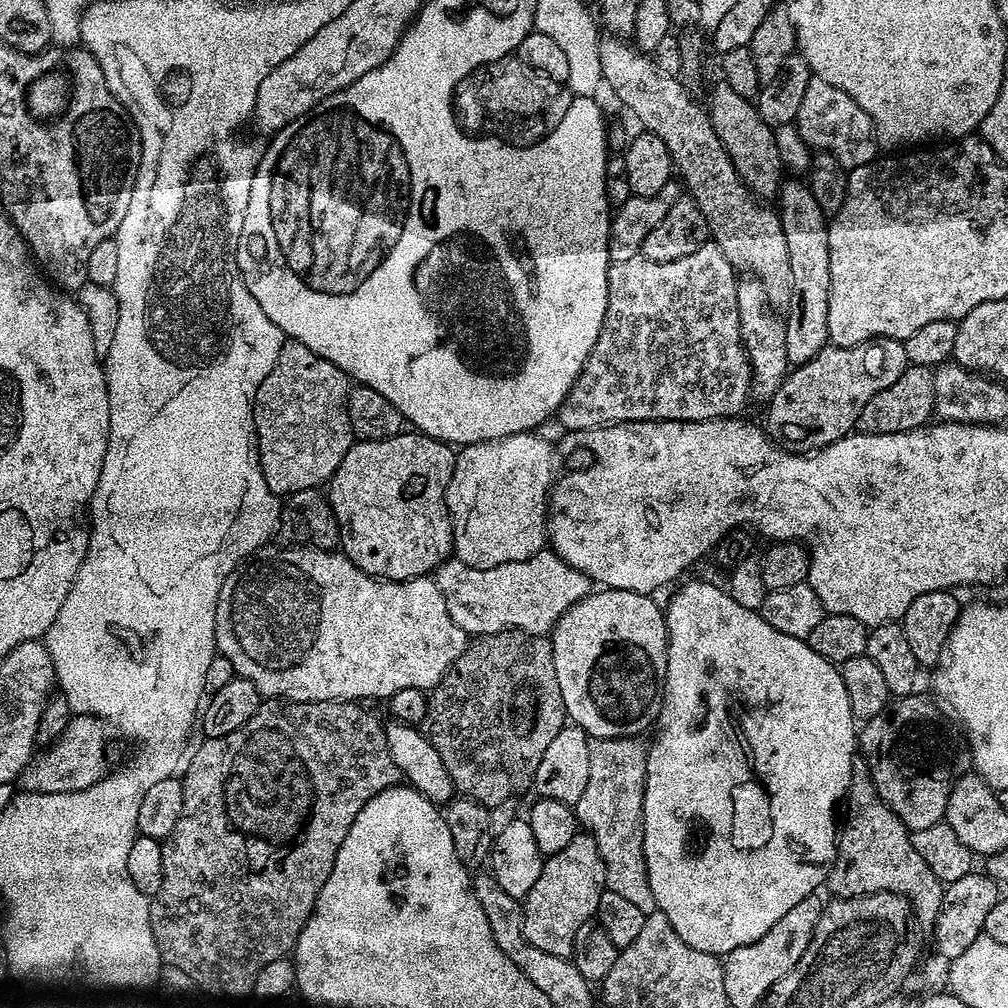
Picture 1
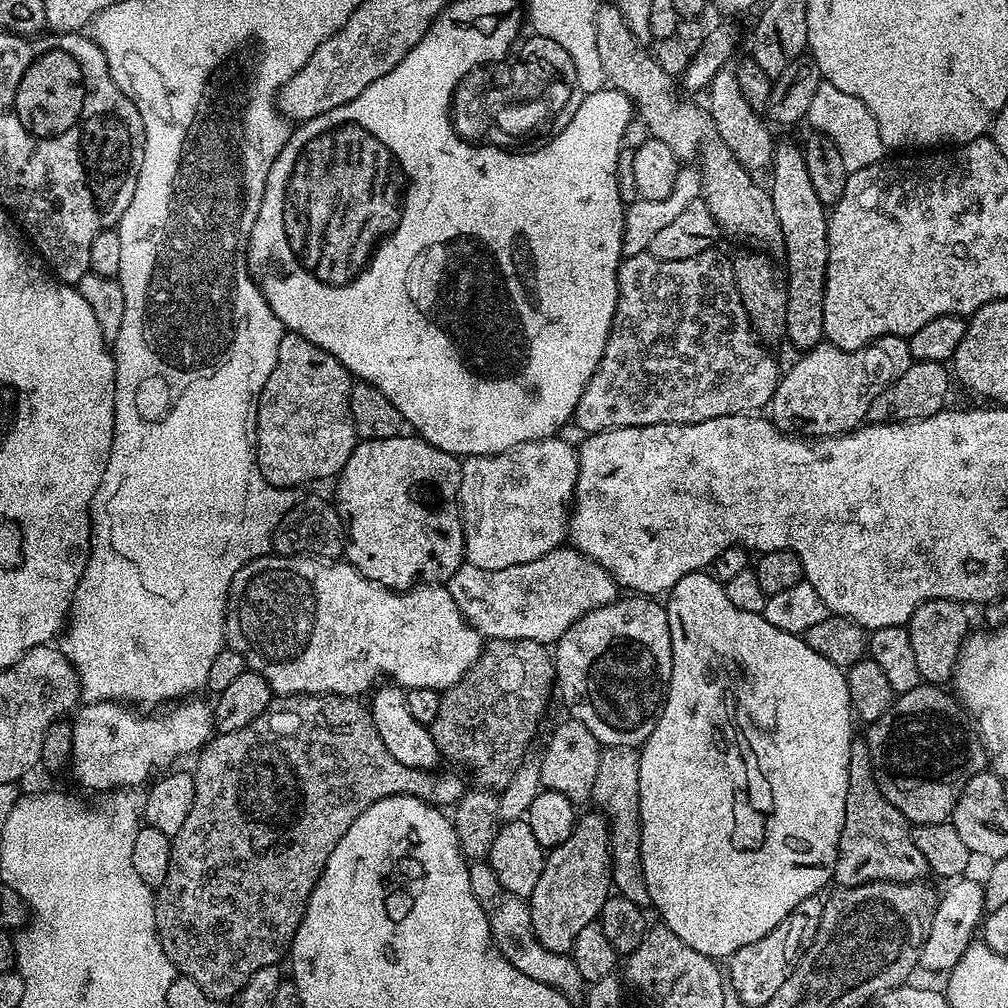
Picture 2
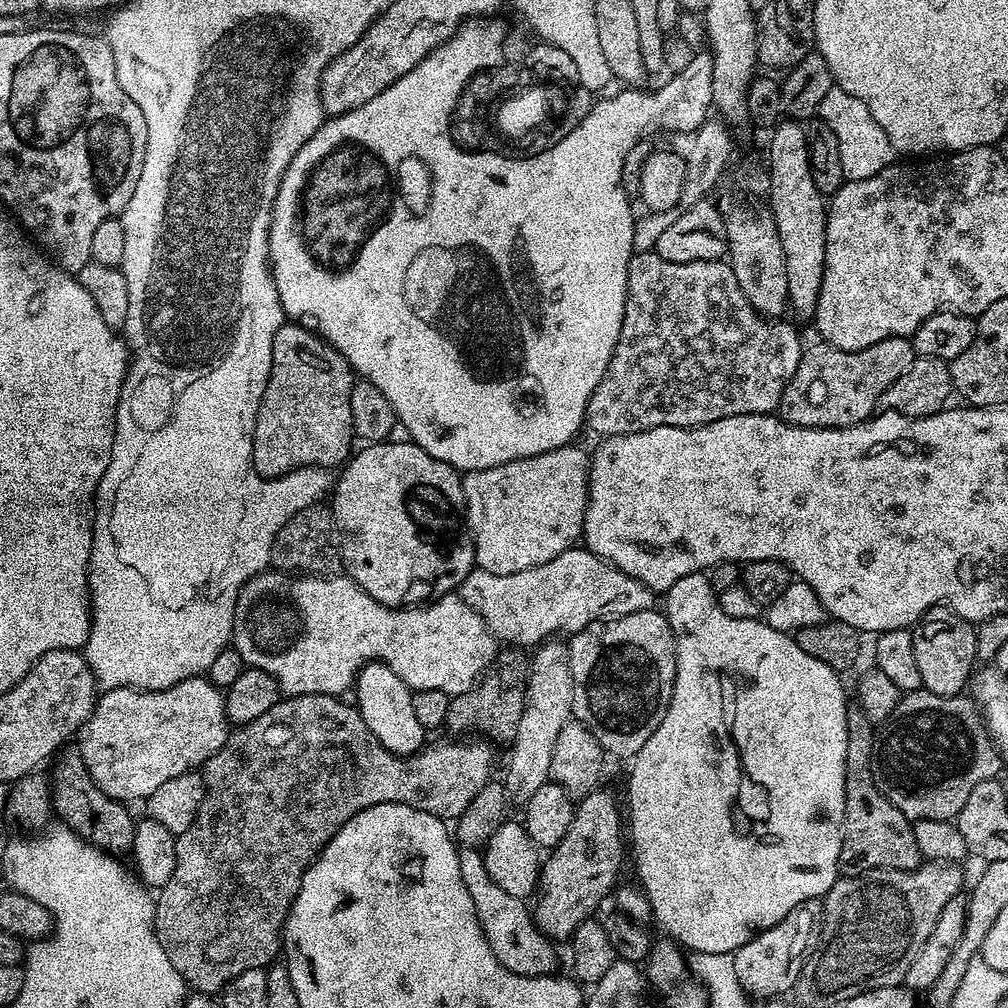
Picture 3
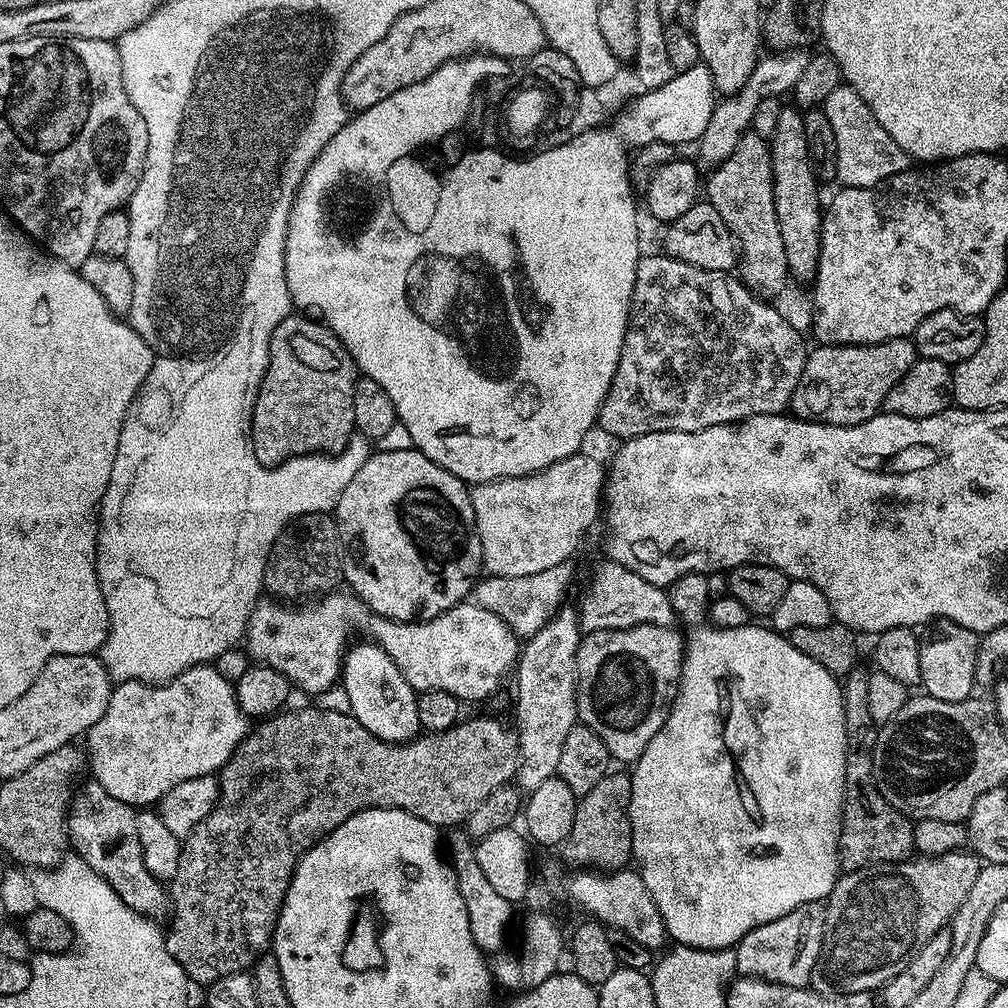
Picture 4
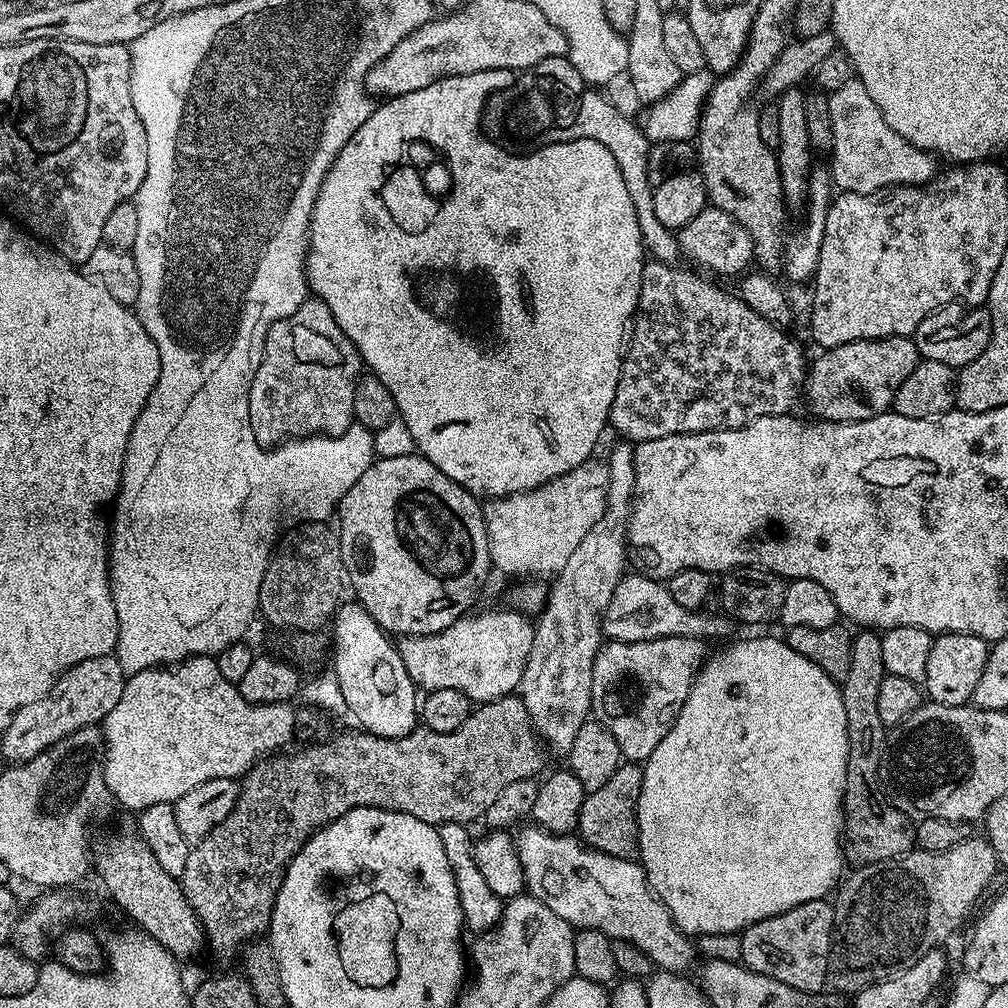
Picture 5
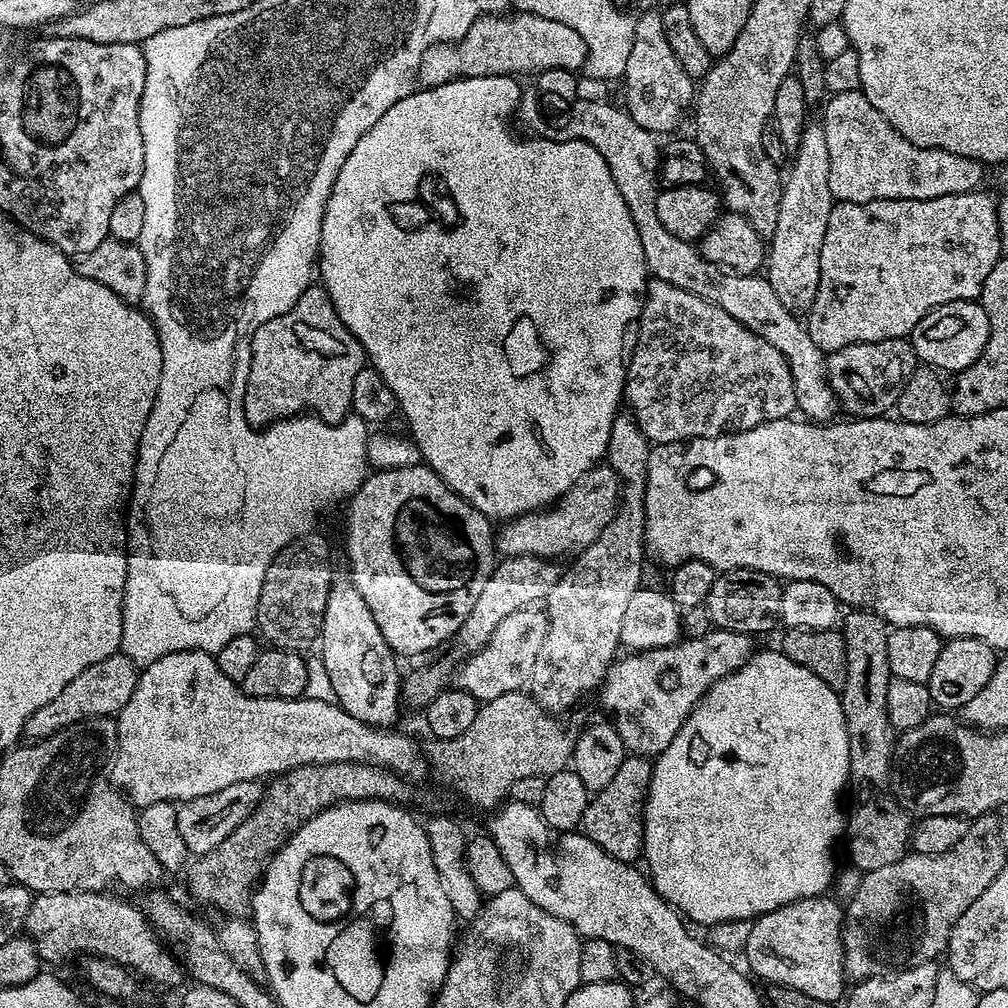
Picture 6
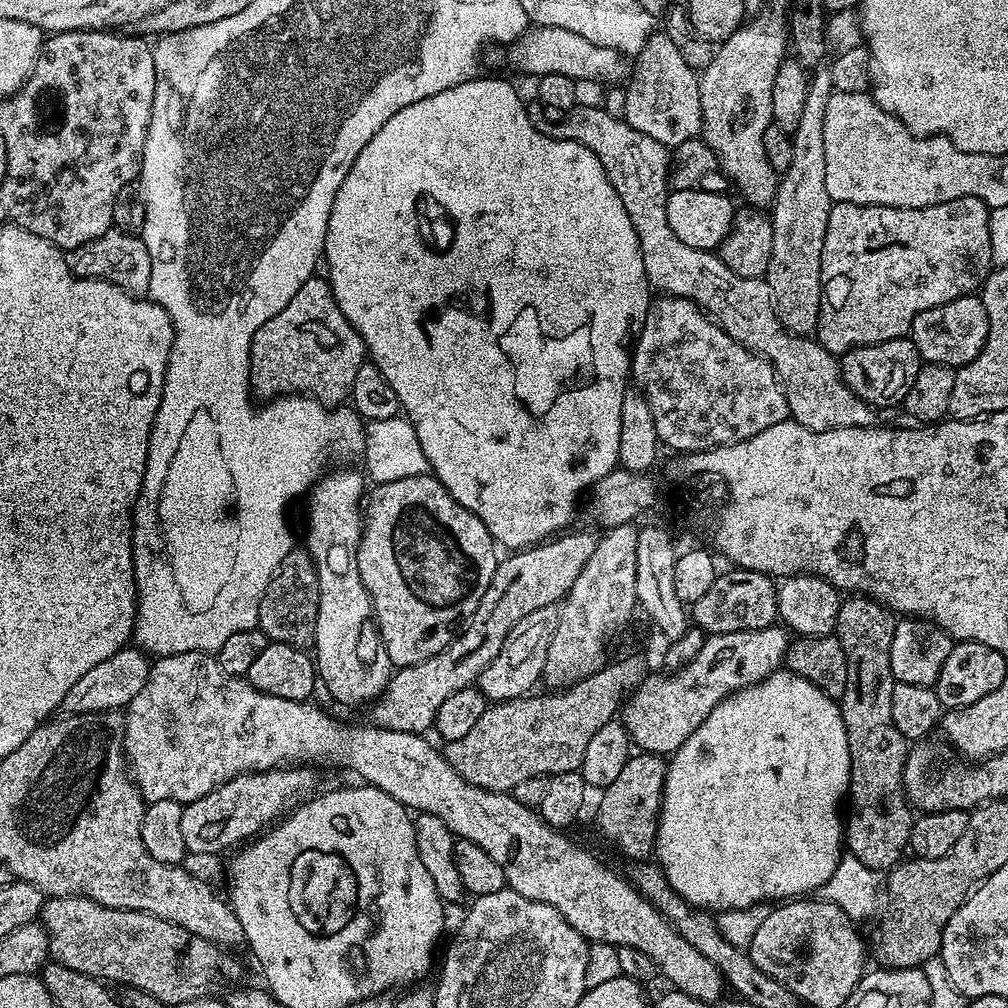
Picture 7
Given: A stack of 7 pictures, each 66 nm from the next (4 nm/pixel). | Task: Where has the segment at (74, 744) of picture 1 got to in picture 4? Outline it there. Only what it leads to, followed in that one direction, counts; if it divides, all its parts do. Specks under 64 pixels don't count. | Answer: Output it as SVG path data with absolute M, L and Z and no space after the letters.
M211 663L199 664L163 684L146 684L142 680L119 681L110 694L110 702L106 706L106 714L102 714L102 718L98 718L98 722L94 722L94 726L86 733L86 741L88 740L88 744L86 743L86 760L90 765L91 779L97 780L102 786L102 790L106 790L106 794L118 798L118 802L123 804L152 806L160 801L170 790L174 790L174 786L178 786L180 782L186 782L190 778L211 776L219 773L225 762L235 754L236 747L248 736L249 731L250 718L238 706L238 698L236 697L233 681L222 678L222 674L218 674L218 670Z

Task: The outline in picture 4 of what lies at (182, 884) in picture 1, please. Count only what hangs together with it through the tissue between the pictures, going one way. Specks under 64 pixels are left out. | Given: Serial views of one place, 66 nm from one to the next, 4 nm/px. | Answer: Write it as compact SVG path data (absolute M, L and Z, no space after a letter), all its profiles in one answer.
M300 708L297 712L288 711L281 711L273 717L257 723L260 725L257 728L255 725L245 740L236 747L235 754L225 762L224 767L218 773L220 797L214 810L183 841L178 862L178 874L170 881L172 930L167 931L166 943L170 954L180 963L182 970L188 975L188 979L193 985L207 986L218 982L218 978L226 978L226 974L248 972L252 965L269 951L272 932L276 928L276 919L280 913L284 895L288 893L292 876L296 872L296 865L319 840L326 839L335 828L342 826L342 822L346 822L346 818L367 808L400 808L404 812L414 814L418 818L436 825L437 829L448 830L453 826L463 825L468 816L474 810L478 810L478 806L482 806L482 802L486 802L486 798L490 798L490 794L494 794L494 790L498 790L503 784L512 784L520 765L520 737L516 735L515 727L511 723L503 724L502 721L495 720L492 716L476 716L473 720L464 718L450 730L421 734L406 744L391 744L370 734L370 730L366 730L366 726L362 726L362 722L358 722L344 710L339 712L336 708Z

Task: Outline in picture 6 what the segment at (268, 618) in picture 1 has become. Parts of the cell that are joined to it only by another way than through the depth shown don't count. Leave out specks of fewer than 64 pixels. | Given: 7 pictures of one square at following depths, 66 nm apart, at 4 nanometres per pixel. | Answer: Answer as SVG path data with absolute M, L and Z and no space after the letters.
M536 606L518 610L510 614L510 618L502 618L502 622L498 622L498 630L490 634L486 646L482 646L464 660L460 673L457 676L455 673L455 683L474 694L474 698L481 702L499 698L502 694L521 691L534 670L534 658L538 658L542 642L546 642L547 629L548 613Z

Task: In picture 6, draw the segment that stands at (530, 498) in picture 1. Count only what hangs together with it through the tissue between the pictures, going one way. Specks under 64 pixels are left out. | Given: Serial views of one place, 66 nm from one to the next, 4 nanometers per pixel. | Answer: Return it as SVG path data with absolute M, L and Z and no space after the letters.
M607 466L591 468L574 486L566 490L555 504L534 512L513 516L499 529L494 543L505 557L537 556L540 560L555 561L556 556L575 553L596 538L618 507L620 479L614 469Z

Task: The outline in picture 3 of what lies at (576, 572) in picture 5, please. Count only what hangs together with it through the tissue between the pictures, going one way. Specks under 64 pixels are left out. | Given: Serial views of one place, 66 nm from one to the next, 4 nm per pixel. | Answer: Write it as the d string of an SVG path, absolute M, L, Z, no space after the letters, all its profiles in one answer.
M549 638L533 652L536 653L532 656L528 676L526 672L522 718L518 724L516 737L510 741L512 757L509 758L508 769L502 777L504 789L520 806L527 804L542 785L549 783L550 761L554 758L554 745L558 742L558 733L574 716L567 643L560 638Z

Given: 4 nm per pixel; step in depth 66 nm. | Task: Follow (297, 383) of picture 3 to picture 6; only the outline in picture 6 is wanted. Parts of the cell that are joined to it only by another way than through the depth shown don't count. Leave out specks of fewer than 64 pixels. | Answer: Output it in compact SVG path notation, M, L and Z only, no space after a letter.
M309 286L286 310L286 314L278 314L270 318L270 322L262 322L252 335L252 353L250 354L250 374L244 387L244 413L246 422L259 430L276 423L281 418L311 414L327 424L339 424L352 412L352 395L354 394L354 378L358 378L358 370L366 367L364 348L350 334L350 330L338 318L334 310L334 302L322 286Z

